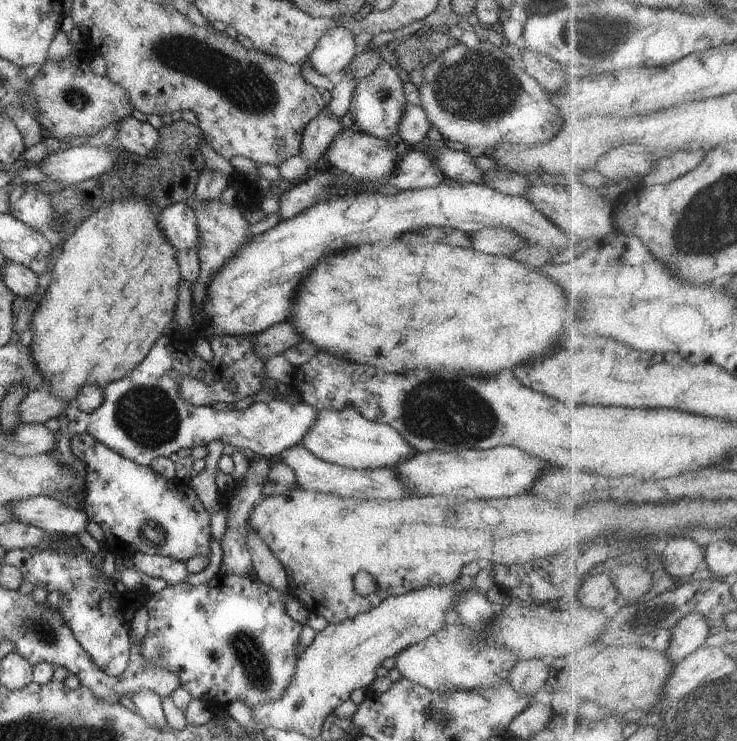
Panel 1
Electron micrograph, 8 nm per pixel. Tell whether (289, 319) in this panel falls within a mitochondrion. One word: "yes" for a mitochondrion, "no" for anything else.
no

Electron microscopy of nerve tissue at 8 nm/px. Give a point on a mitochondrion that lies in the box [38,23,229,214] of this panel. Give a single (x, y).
(75, 97)

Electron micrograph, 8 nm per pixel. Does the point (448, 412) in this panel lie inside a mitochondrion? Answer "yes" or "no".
yes

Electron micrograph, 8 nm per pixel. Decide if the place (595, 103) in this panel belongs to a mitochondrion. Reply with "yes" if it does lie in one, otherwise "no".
no

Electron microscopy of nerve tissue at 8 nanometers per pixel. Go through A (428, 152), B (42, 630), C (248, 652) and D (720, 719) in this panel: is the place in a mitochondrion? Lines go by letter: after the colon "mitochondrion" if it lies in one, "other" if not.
A: other
B: mitochondrion
C: mitochondrion
D: mitochondrion

